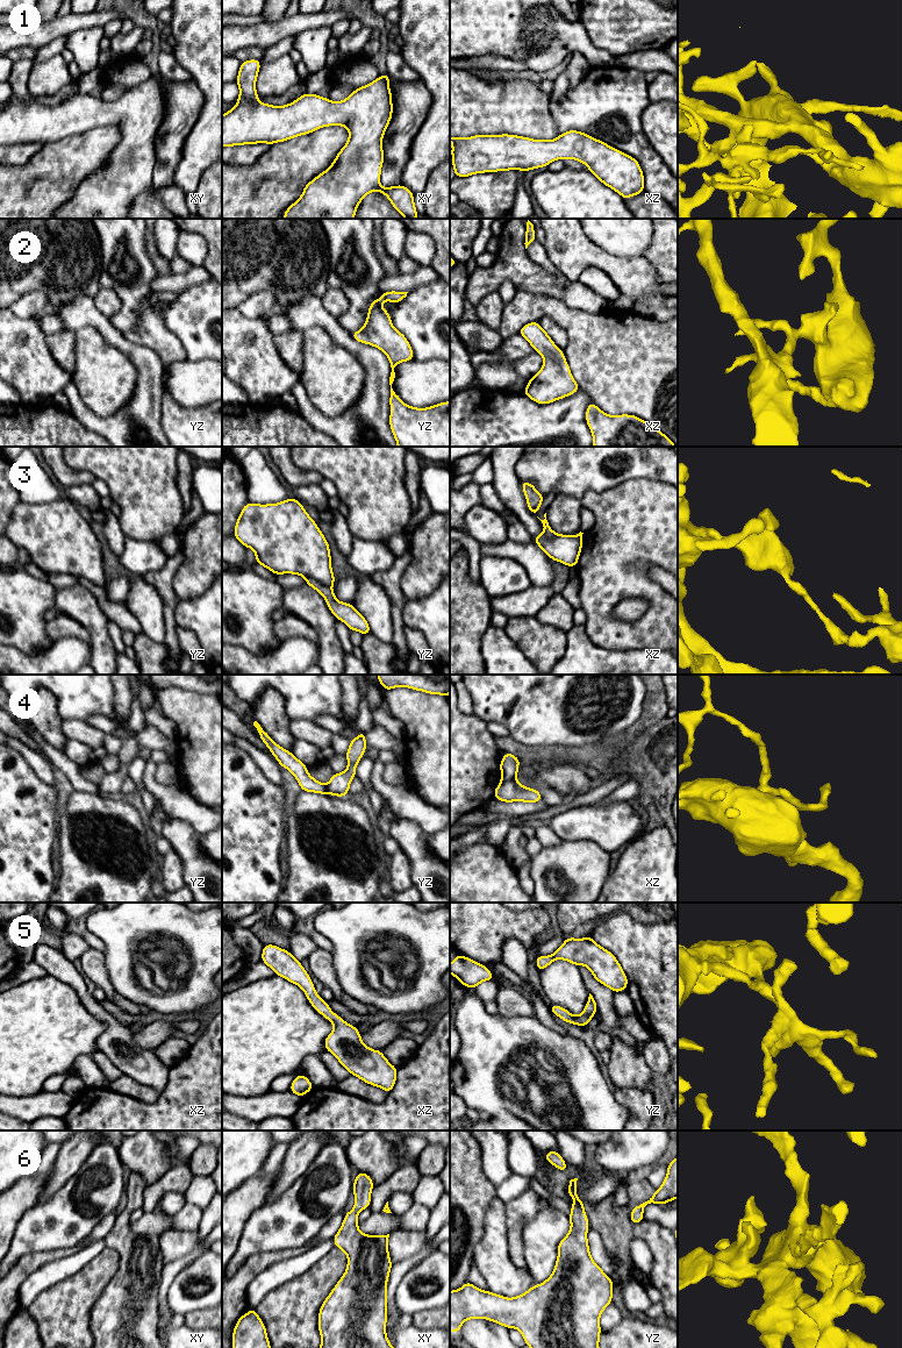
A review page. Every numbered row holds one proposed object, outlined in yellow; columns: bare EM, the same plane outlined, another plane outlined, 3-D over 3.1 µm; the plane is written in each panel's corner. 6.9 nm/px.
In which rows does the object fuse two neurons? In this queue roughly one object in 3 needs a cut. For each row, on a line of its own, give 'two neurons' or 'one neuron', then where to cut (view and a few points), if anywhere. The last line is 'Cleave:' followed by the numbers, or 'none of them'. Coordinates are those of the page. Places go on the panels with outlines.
1: one neuron | no cut
2: one neuron | no cut
3: two neurons | yz (306, 577), (310, 577), (330, 587)
4: two neurons | xz (515, 778), (501, 782)
5: one neuron | no cut
6: one neuron | no cut
Cleave: 3, 4

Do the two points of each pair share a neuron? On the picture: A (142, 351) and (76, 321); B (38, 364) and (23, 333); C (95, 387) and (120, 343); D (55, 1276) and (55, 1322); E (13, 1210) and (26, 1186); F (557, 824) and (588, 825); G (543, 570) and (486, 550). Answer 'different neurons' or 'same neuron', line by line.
A: same neuron
B: same neuron
C: different neurons
D: different neurons
E: same neuron
F: same neuron
G: same neuron

